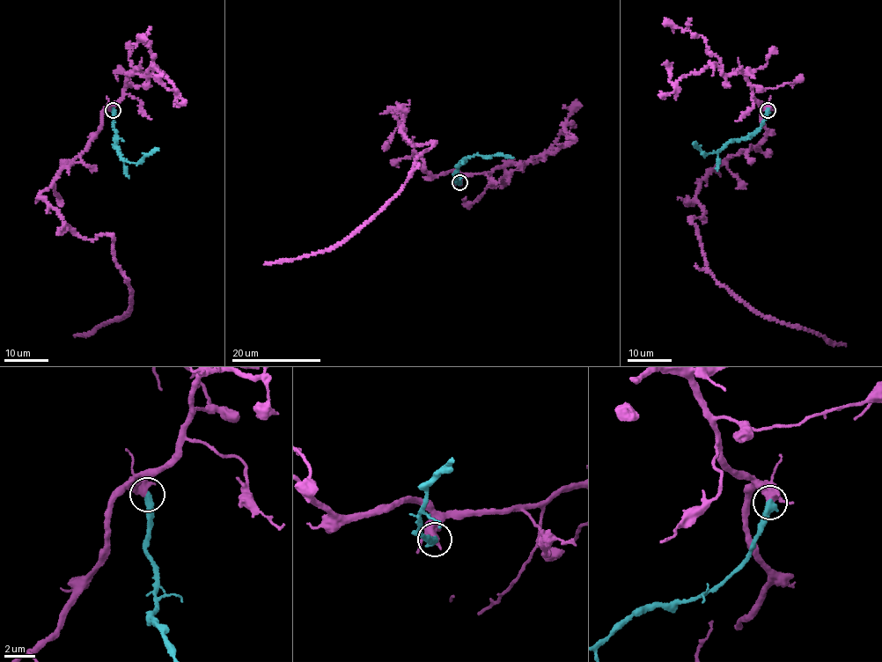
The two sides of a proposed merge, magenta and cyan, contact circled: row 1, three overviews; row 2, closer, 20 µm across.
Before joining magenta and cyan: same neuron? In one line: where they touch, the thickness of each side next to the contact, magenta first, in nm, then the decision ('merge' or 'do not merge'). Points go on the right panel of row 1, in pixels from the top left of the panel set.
place (768, 110); calibres 460 and 500 nm; do not merge

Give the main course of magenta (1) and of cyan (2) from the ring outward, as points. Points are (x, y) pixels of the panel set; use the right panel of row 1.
1: (767, 110), (767, 134), (701, 180), (695, 196), (705, 221), (690, 219), (706, 267), (739, 300), (845, 345)
2: (767, 110), (761, 127), (716, 151), (703, 156), (693, 143)

